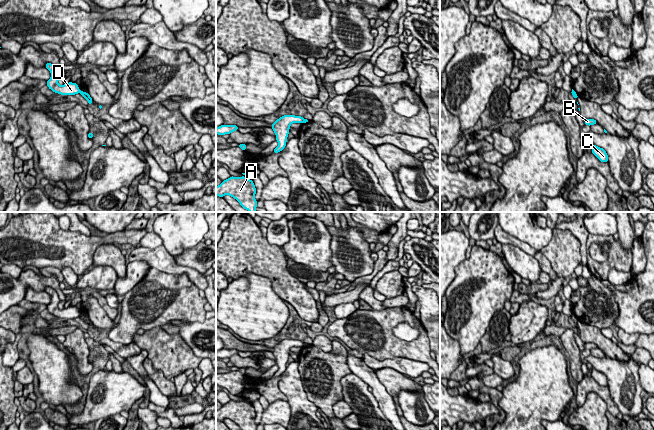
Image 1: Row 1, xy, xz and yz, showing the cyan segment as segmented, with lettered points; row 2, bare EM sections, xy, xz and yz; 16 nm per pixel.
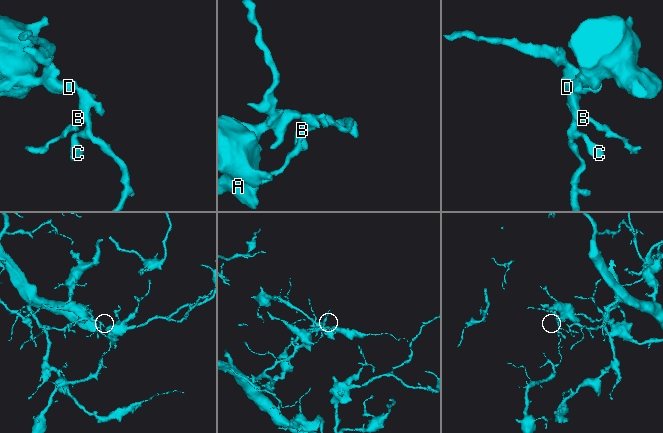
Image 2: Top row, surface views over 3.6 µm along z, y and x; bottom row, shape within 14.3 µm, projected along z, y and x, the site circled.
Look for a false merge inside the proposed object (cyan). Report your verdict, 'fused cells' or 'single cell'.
fused cells

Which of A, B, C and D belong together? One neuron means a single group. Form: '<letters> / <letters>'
A D / B C

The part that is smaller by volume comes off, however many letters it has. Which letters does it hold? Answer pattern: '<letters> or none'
B, C

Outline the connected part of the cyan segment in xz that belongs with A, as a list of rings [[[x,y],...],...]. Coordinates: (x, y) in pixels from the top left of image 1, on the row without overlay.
[[[233,401],[224,404],[216,410],[216,419],[222,421],[230,419],[235,422],[241,430],[257,430],[255,424],[256,412],[252,404],[243,401]]]

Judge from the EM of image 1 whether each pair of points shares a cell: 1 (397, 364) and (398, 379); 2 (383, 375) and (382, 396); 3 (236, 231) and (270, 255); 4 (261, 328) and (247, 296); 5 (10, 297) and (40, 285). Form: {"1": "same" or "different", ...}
{"1": "different", "2": "different", "3": "same", "4": "same", "5": "same"}

